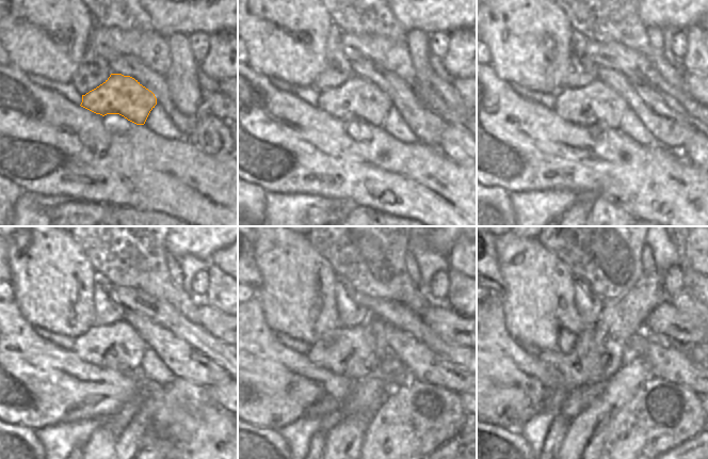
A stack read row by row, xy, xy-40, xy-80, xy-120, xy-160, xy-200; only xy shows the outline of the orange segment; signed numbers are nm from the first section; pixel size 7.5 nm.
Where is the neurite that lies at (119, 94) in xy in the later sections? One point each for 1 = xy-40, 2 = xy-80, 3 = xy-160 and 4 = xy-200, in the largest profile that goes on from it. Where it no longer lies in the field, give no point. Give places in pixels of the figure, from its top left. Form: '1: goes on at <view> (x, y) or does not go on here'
1: goes on at xy-40 (357, 98)
2: goes on at xy-80 (595, 104)
3: goes on at xy-160 (353, 353)
4: goes on at xy-200 (582, 366)

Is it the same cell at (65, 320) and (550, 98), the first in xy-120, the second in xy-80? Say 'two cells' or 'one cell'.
two cells

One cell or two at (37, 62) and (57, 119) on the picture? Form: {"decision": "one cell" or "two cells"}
{"decision": "two cells"}

